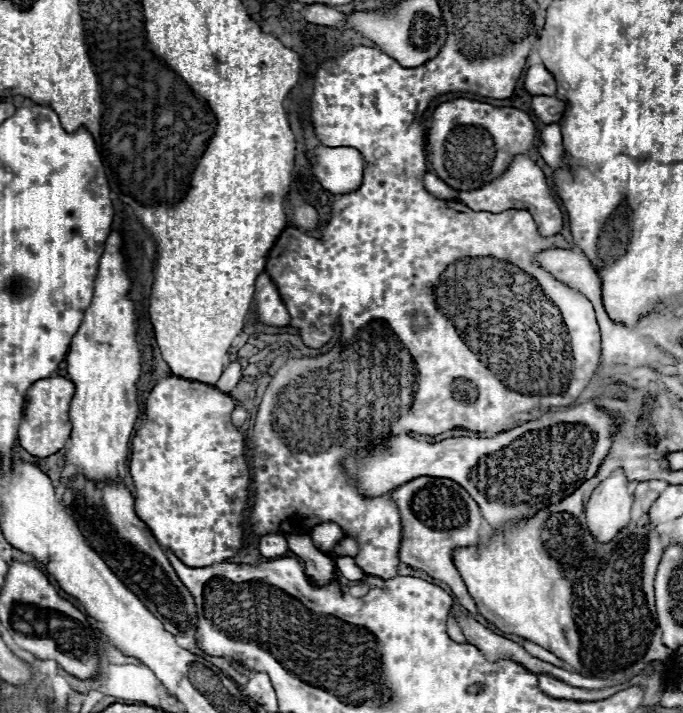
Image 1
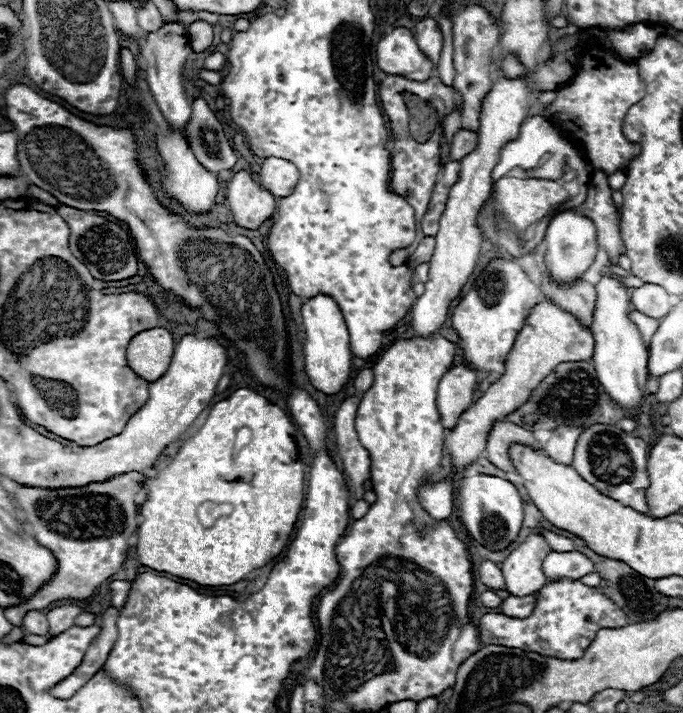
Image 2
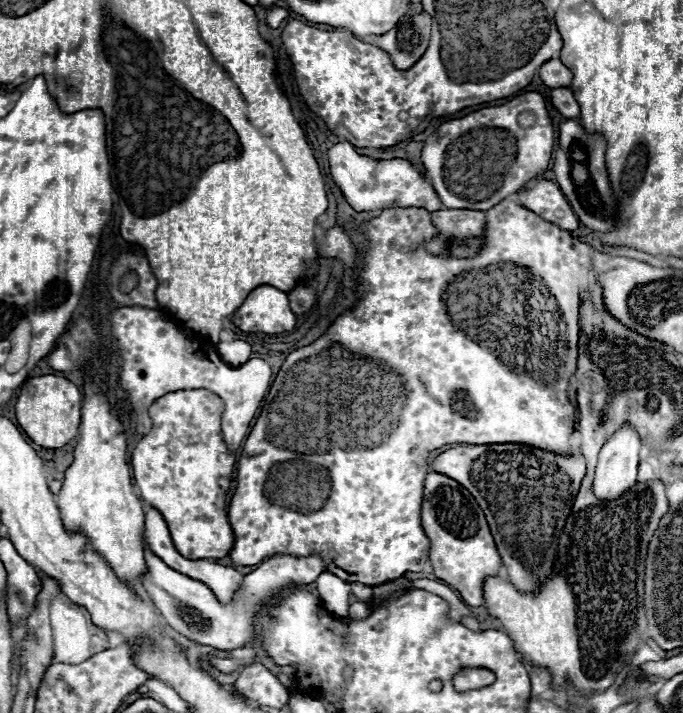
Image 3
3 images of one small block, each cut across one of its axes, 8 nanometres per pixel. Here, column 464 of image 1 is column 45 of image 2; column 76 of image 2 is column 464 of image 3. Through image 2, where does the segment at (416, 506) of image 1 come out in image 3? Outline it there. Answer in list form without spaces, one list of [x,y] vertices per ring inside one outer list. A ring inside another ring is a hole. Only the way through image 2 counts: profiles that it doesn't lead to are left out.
[[[430,472],[426,476],[424,500],[422,500],[422,526],[430,538],[430,562],[436,578],[454,586],[468,606],[484,604],[484,580],[498,576],[502,558],[490,534],[482,508],[472,494],[456,480]]]

